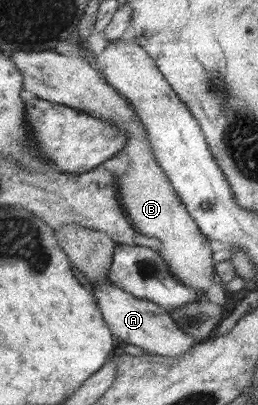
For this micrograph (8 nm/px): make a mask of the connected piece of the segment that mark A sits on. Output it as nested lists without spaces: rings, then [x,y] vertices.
[[[90,282],[90,285],[101,308],[101,316],[105,318],[105,324],[113,330],[113,335],[118,337],[122,345],[140,347],[159,356],[176,357],[190,351],[197,344],[195,339],[190,338],[190,335],[176,325],[166,309],[154,302],[134,297],[110,282]]]

